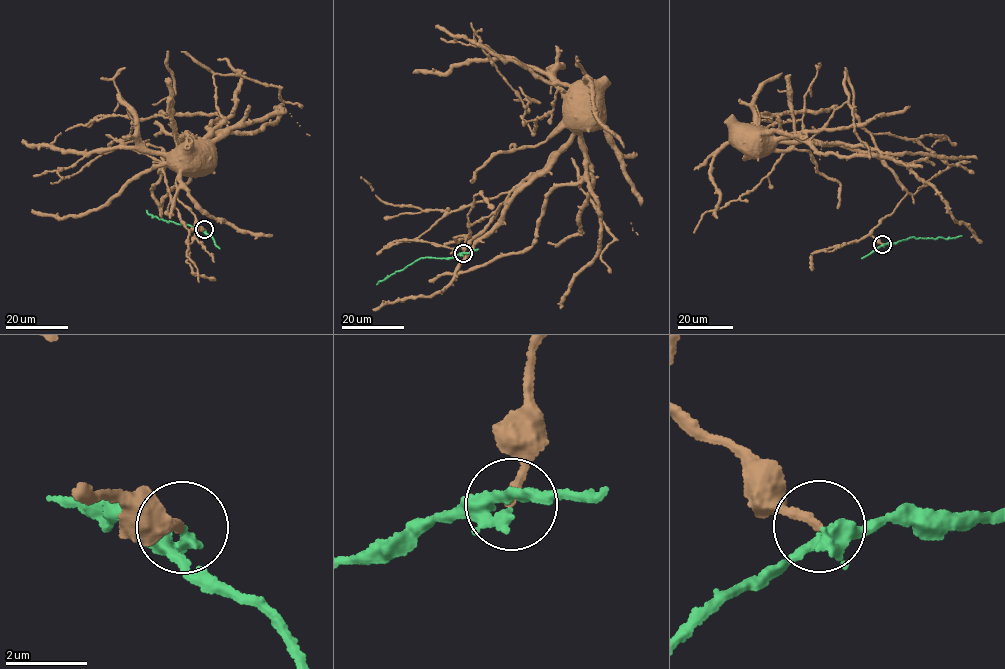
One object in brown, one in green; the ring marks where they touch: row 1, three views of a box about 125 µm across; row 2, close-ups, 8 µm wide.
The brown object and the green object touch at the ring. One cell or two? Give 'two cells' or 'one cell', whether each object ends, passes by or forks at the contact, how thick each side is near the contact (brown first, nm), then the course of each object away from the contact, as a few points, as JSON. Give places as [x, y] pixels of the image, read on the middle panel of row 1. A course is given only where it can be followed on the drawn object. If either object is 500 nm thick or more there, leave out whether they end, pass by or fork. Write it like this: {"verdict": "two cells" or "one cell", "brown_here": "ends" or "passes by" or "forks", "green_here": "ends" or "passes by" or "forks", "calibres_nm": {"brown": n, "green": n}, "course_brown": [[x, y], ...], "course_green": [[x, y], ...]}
{"verdict": "two cells", "brown_here": "ends", "green_here": "passes by", "calibres_nm": {"brown": 220, "green": 200}, "course_brown": [[463, 253], [469, 236], [455, 237], [465, 245], [483, 231], [568, 141], [578, 118], [580, 86], [586, 80]], "course_green": [[463, 254], [443, 258], [420, 257], [376, 284]]}

